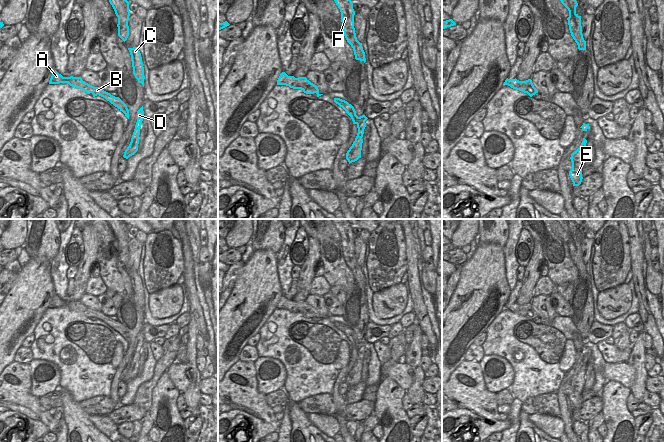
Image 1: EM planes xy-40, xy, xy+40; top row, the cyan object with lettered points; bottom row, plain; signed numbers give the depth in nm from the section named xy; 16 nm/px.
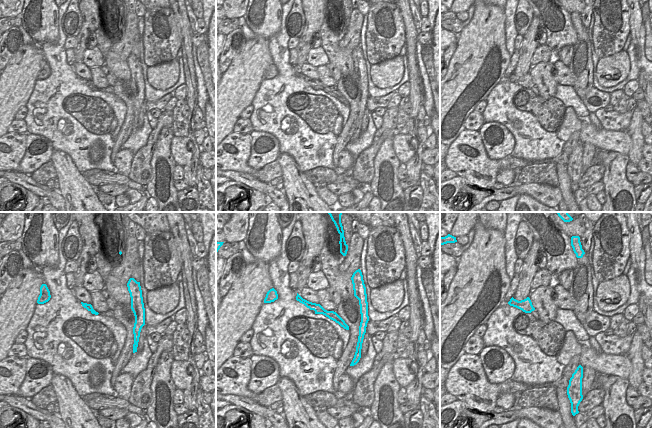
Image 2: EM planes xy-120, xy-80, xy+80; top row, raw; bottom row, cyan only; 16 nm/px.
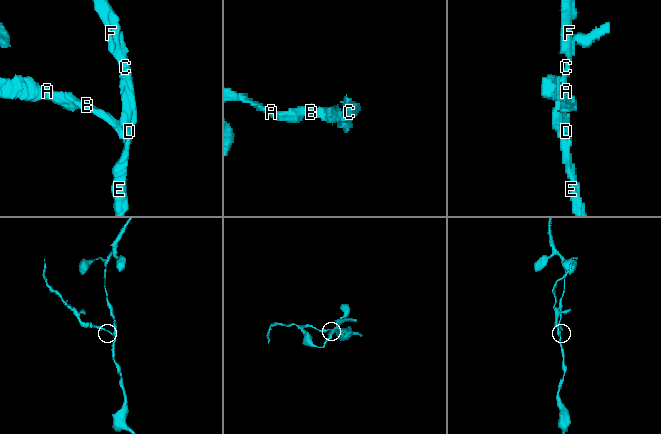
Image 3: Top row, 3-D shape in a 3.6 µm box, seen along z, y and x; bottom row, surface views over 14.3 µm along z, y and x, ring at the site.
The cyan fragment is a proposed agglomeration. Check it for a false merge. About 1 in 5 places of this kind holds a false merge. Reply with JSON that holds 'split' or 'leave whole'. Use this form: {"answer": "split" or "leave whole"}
{"answer": "split"}

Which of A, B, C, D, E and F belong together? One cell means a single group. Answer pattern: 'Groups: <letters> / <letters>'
Groups: A B / C D E F

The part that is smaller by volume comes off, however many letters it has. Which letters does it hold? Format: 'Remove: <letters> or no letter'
Remove: A, B

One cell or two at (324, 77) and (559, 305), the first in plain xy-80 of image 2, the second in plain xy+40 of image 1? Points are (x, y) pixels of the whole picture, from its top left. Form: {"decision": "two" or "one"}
{"decision": "one"}

